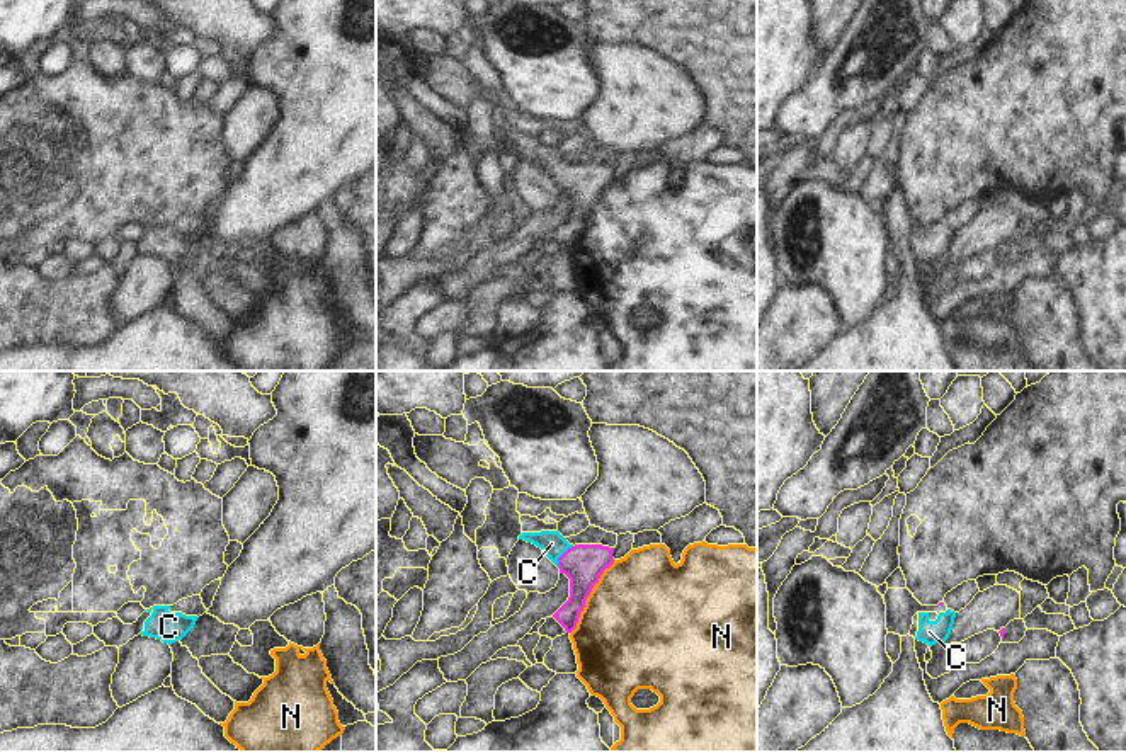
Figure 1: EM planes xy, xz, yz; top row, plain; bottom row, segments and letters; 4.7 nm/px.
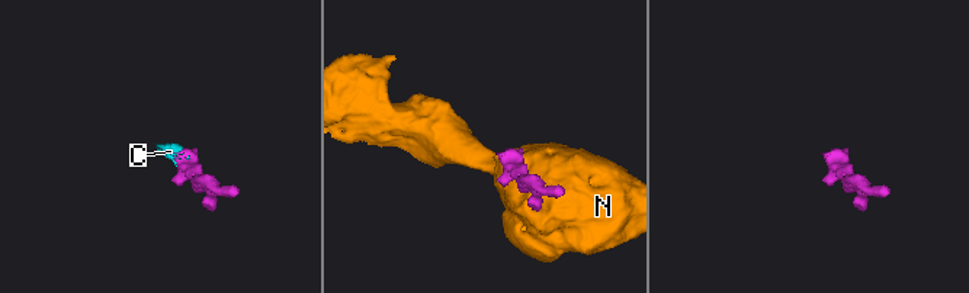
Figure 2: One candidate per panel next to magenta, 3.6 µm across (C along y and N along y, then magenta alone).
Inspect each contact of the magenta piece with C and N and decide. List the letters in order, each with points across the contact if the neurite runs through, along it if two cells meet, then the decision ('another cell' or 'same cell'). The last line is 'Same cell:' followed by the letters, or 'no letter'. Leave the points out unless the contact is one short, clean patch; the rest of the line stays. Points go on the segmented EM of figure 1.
C: way xz (582, 564), (562, 555), (551, 543); same cell
N: border xz (614, 560), (594, 586), (577, 626), (570, 633); another cell
Same cell: C

